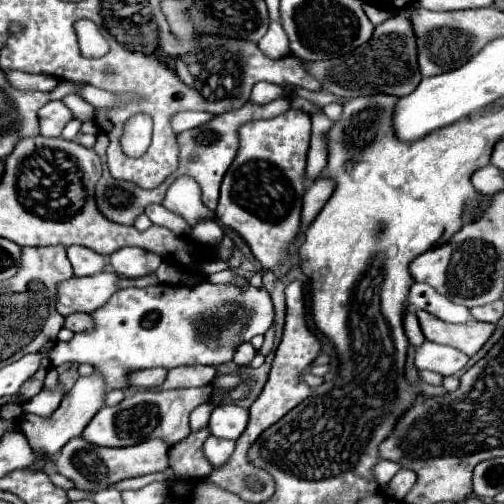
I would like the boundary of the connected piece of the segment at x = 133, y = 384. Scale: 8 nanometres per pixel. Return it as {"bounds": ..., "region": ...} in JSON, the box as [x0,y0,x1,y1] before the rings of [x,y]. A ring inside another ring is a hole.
{"bounds":[127,368,167,388],"region":[[[145,368],[145,370],[135,370],[127,376],[129,388],[157,388],[165,382],[167,372],[163,368]]]}

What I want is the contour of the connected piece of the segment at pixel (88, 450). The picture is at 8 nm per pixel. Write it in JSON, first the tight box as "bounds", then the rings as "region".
{"bounds":[55,436,169,490],"region":[[[79,436],[79,438],[69,440],[59,450],[59,454],[55,456],[55,466],[57,466],[59,474],[63,474],[75,482],[75,488],[103,490],[125,478],[163,472],[169,466],[167,450],[169,450],[169,446],[163,440],[149,440],[149,442],[141,442],[141,444],[127,446],[127,448],[105,448],[105,446],[95,446]]]}

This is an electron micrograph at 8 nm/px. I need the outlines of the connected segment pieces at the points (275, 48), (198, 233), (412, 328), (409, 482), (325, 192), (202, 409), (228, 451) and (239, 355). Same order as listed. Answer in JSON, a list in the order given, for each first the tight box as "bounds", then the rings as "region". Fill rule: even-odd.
[{"bounds":[258,22,290,59],"region":[[[279,22],[270,23],[258,47],[271,59],[279,59],[290,53],[288,37]]]},{"bounds":[191,220,223,246],"region":[[[209,220],[209,222],[199,222],[193,226],[191,230],[191,238],[203,246],[217,246],[221,240],[223,240],[223,228],[215,222],[215,220]]]},{"bounds":[403,310,425,348],"region":[[[407,310],[403,324],[405,324],[405,334],[407,334],[409,342],[411,342],[415,348],[419,348],[419,344],[425,342],[425,336],[423,336],[423,332],[421,332],[421,328],[419,328],[417,316],[415,316],[411,310]]]},{"bounds":[387,470,417,500],"region":[[[399,470],[399,472],[391,478],[387,494],[389,494],[391,498],[395,498],[395,500],[403,500],[405,494],[413,488],[415,478],[417,478],[417,474],[415,474],[413,470]]]},{"bounds":[301,178,333,226],"region":[[[319,178],[317,182],[313,182],[305,196],[303,196],[303,212],[301,212],[301,226],[307,226],[313,222],[313,218],[321,212],[323,204],[327,202],[327,198],[333,192],[333,182],[331,180],[323,180]]]},{"bounds":[191,402,213,432],"region":[[[207,402],[207,404],[201,404],[201,406],[191,414],[191,428],[193,428],[193,432],[199,430],[199,428],[203,428],[203,426],[207,426],[209,416],[211,416],[211,410],[213,410],[213,406],[209,406],[209,402]]]},{"bounds":[203,436,235,466],"region":[[[217,436],[207,438],[203,446],[203,452],[207,454],[211,466],[221,466],[221,462],[225,462],[233,454],[233,450],[235,450],[235,440],[225,440]]]},{"bounds":[233,342,255,366],"region":[[[243,342],[243,344],[235,350],[233,362],[235,362],[237,366],[249,366],[253,358],[255,358],[255,348],[251,346],[251,342]]]}]

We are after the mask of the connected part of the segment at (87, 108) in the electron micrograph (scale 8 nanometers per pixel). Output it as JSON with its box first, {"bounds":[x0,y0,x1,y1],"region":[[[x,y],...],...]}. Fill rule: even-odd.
{"bounds":[65,94,95,122],"region":[[[77,94],[65,96],[65,106],[67,106],[67,108],[73,112],[73,116],[75,116],[77,120],[81,120],[81,122],[91,120],[91,118],[93,118],[93,112],[95,112],[95,108],[93,108],[91,104],[87,104],[83,98],[79,98]]]}

